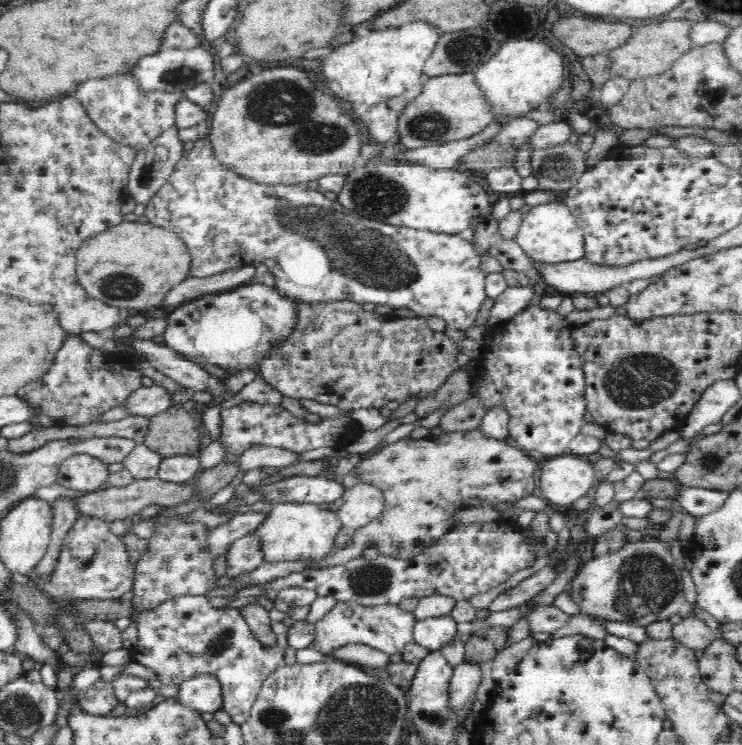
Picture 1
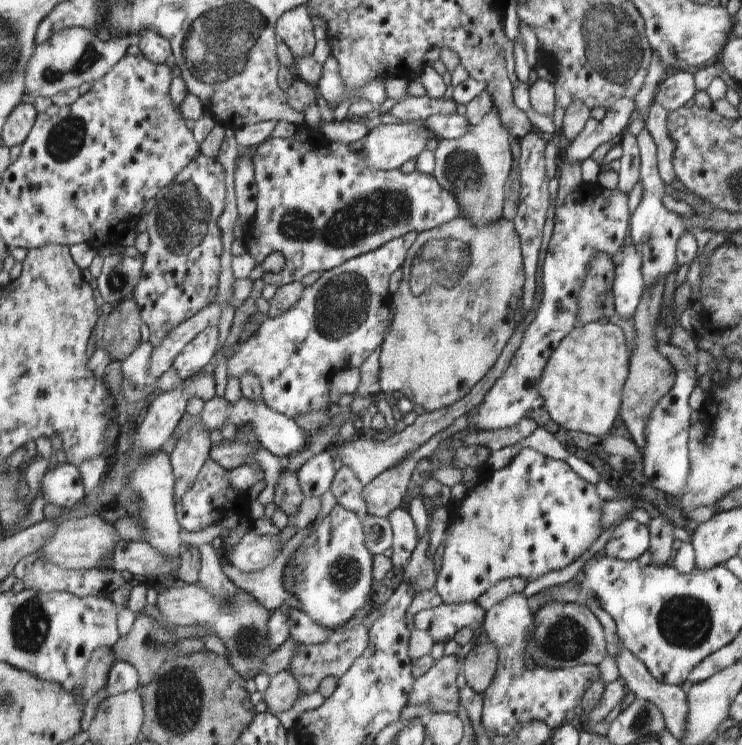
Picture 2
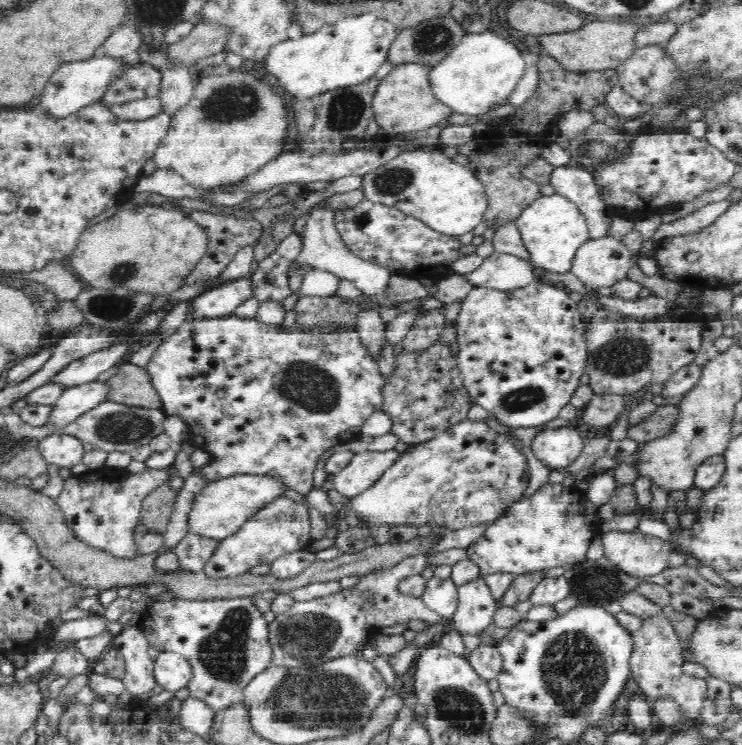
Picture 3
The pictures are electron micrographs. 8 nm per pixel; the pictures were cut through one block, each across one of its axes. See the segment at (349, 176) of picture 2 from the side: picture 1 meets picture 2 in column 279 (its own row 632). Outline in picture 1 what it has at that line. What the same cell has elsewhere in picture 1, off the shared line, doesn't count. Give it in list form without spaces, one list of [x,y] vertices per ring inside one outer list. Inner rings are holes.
[[[179,597],[163,602],[162,605],[142,611],[136,616],[138,643],[129,650],[130,662],[139,663],[152,669],[162,686],[182,684],[197,675],[212,675],[220,681],[223,695],[222,708],[232,717],[233,724],[244,725],[250,719],[250,710],[266,678],[276,669],[285,666],[288,630],[283,622],[274,622],[272,631],[276,634],[277,644],[266,648],[256,640],[246,620],[238,608],[213,608],[205,597]]]

